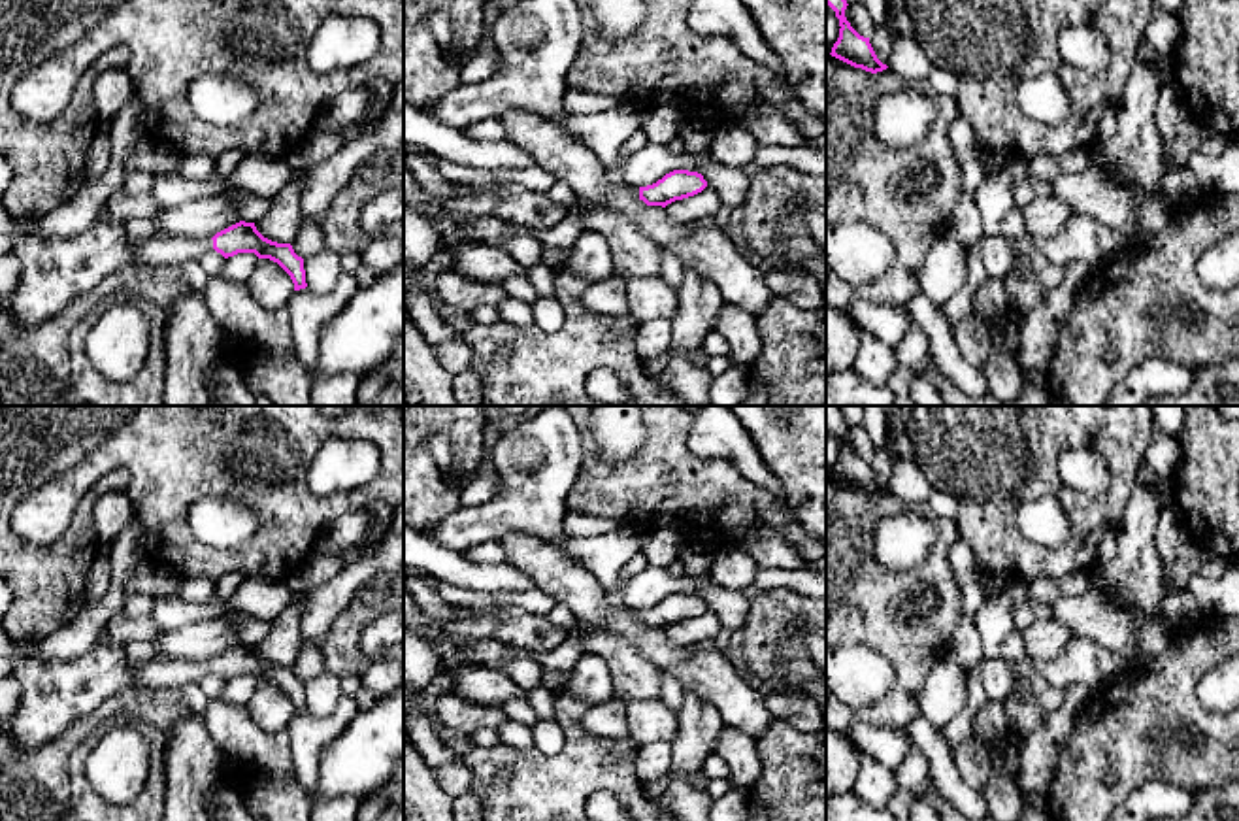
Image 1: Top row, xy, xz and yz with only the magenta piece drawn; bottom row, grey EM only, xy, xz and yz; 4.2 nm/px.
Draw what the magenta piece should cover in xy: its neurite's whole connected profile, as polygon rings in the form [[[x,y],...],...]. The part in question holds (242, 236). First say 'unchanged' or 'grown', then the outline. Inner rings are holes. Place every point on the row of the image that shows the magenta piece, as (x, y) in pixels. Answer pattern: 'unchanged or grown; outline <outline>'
grown; outline [[[104,217],[70,238],[17,230],[11,240],[21,262],[21,281],[8,298],[6,311],[19,327],[38,327],[119,270],[175,268],[187,260],[200,260],[209,251],[224,259],[255,253],[277,262],[290,276],[294,291],[307,287],[304,259],[292,245],[264,238],[255,223],[245,221],[206,240],[155,234],[140,245],[130,243],[124,221]]]

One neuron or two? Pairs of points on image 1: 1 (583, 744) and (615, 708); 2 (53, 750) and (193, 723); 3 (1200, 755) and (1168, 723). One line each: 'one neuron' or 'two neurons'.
1: two neurons
2: two neurons
3: one neuron

